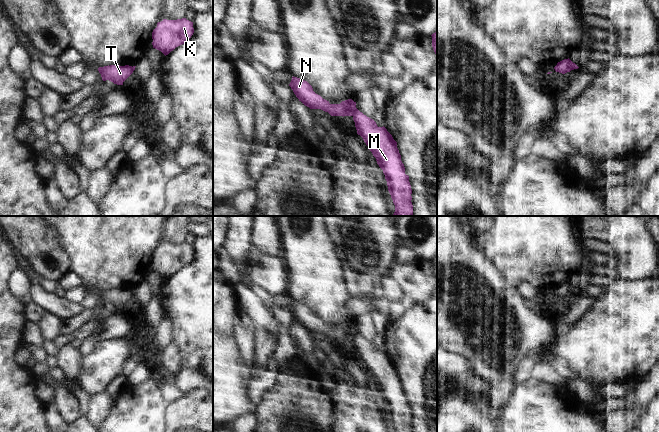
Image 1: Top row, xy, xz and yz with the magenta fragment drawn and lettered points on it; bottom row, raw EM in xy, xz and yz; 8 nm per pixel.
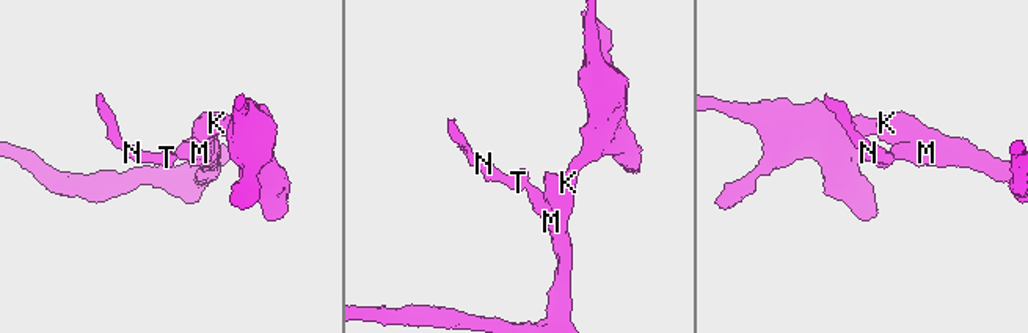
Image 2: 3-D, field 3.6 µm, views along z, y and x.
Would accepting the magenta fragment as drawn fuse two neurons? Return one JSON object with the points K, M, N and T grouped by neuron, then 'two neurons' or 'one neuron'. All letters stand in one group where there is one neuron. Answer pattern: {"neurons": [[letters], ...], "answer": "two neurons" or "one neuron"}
{"neurons": [["K", "M"], ["N", "T"]], "answer": "two neurons"}

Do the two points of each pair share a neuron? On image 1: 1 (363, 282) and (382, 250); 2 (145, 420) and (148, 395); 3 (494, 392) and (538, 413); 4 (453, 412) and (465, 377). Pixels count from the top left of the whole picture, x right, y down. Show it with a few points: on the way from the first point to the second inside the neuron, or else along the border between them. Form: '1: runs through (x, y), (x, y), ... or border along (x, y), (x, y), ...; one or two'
1: runs through (363, 274), (363, 270), (375, 258); one
2: runs through (145, 414), (145, 401); one
3: border along (515, 387), (508, 402), (493, 409); two
4: runs through (453, 403), (453, 396), (459, 390), (459, 386); one

